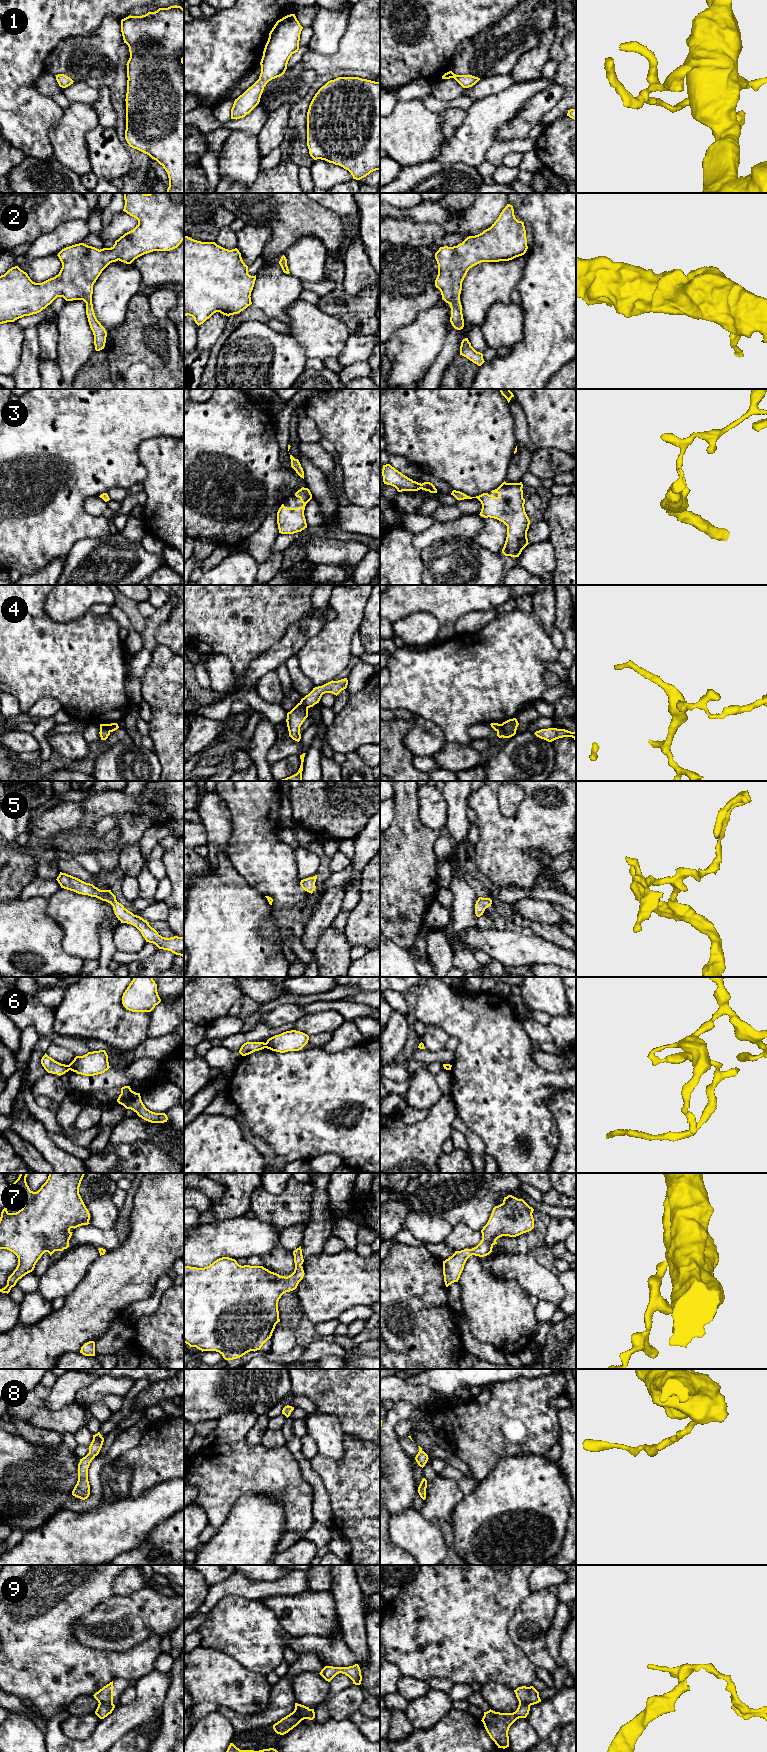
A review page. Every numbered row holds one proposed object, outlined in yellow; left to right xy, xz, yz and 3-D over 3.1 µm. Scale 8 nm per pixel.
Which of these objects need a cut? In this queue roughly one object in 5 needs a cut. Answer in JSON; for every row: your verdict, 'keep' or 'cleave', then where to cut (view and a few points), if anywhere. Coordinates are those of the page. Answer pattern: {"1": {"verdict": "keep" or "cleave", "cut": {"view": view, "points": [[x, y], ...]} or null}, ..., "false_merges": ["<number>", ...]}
{"1": {"verdict": "keep", "cut": null}, "2": {"verdict": "keep", "cut": null}, "3": {"verdict": "keep", "cut": null}, "4": {"verdict": "cleave", "cut": {"view": "yz", "points": [[501, 724], [497, 731]]}}, "5": {"verdict": "keep", "cut": null}, "6": {"verdict": "cleave", "cut": {"view": "xy", "points": [[67, 1065], [69, 1069]]}}, "7": {"verdict": "keep", "cut": null}, "8": {"verdict": "keep", "cut": null}, "9": {"verdict": "cleave", "cut": {"view": "xy", "points": [[99, 1702], [109, 1702], [112, 1704]]}}, "false_merges": ["4", "6", "9"]}

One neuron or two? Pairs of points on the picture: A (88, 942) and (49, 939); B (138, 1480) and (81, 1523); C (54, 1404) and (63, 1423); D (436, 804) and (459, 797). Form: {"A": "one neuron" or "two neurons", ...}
{"A": "two neurons", "B": "two neurons", "C": "two neurons", "D": "two neurons"}

